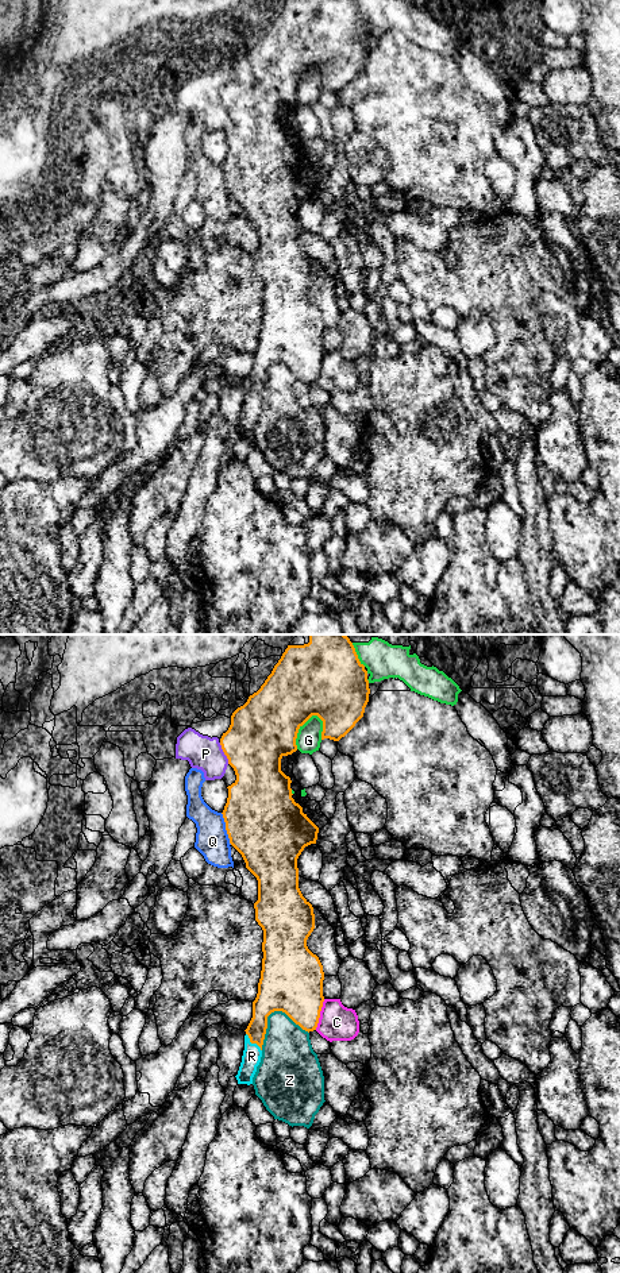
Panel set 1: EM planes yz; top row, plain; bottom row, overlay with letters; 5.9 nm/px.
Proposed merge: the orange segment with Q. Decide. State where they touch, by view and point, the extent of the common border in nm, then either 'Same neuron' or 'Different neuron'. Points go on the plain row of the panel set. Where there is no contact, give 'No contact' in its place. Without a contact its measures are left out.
Touches orange at yz (226, 181). Shared border 200 nm. Different neuron

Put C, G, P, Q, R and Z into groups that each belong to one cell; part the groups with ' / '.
C / G / P / Q / R / Z

